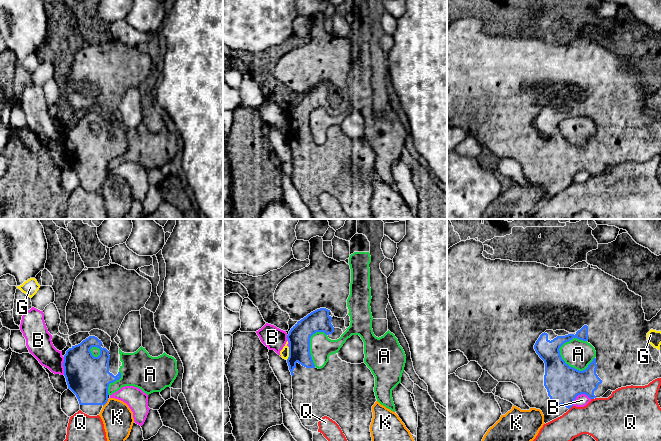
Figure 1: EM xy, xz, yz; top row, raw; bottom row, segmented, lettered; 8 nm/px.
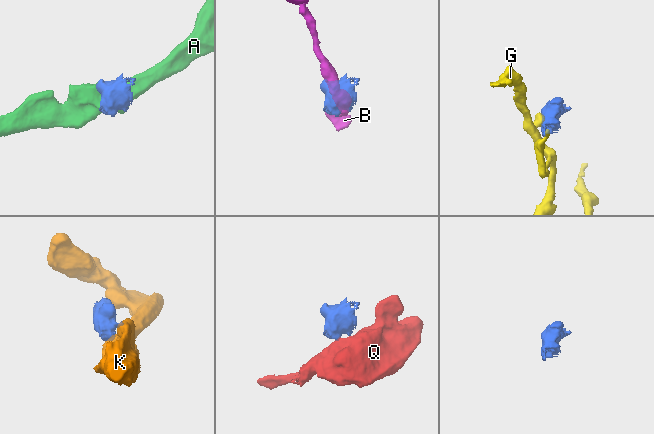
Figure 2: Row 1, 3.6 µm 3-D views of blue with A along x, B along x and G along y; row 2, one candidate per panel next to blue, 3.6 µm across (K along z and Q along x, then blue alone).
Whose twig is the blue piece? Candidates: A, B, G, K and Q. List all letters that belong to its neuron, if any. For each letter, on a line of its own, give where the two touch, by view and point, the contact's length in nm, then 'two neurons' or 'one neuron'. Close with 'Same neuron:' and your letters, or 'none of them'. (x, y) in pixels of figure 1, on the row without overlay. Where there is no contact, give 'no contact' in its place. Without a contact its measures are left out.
A: contact yz (574, 144); length 300 nm; two neurons
B: contact yz (579, 170); length 160 nm; two neurons
G: contact xz (289, 129); length 110 nm; two neurons
K: contact xy (106, 178); length 80 nm; two neurons
Q: contact yz (571, 182); length 50 nm; two neurons
Same neuron: none of them

